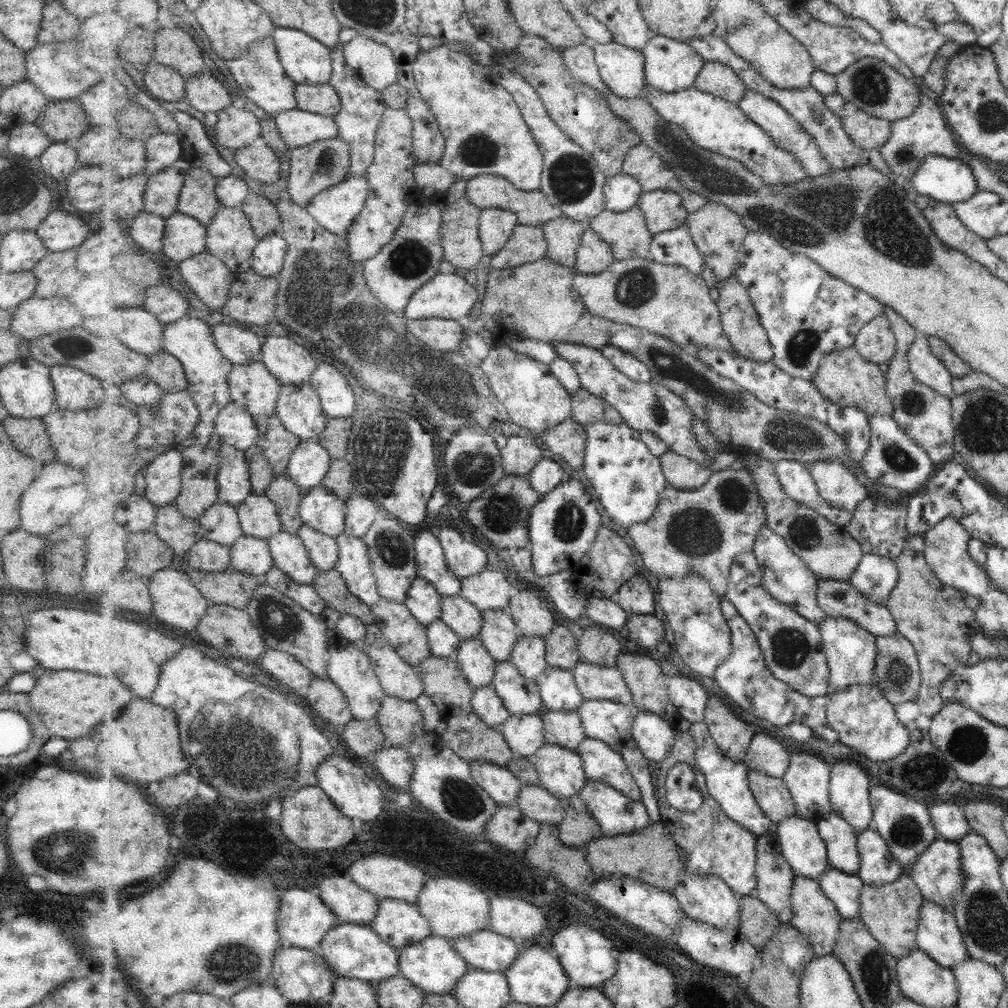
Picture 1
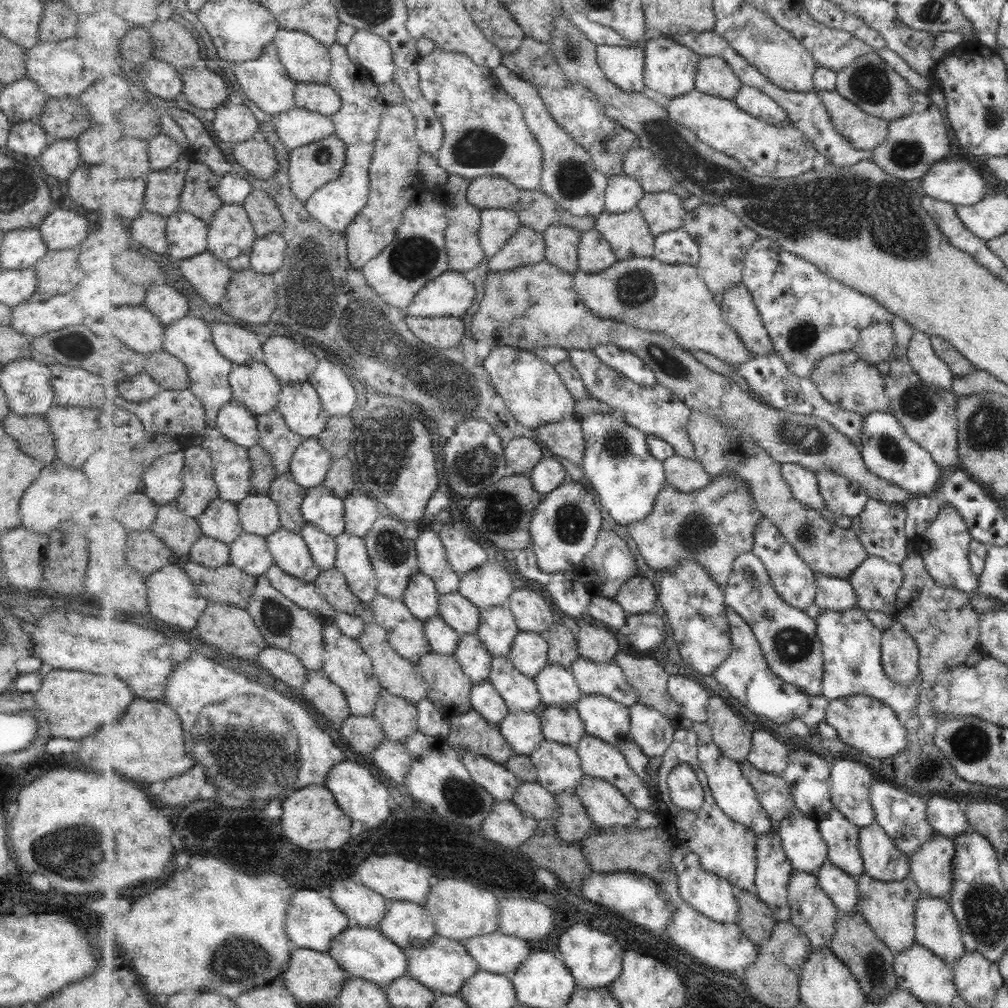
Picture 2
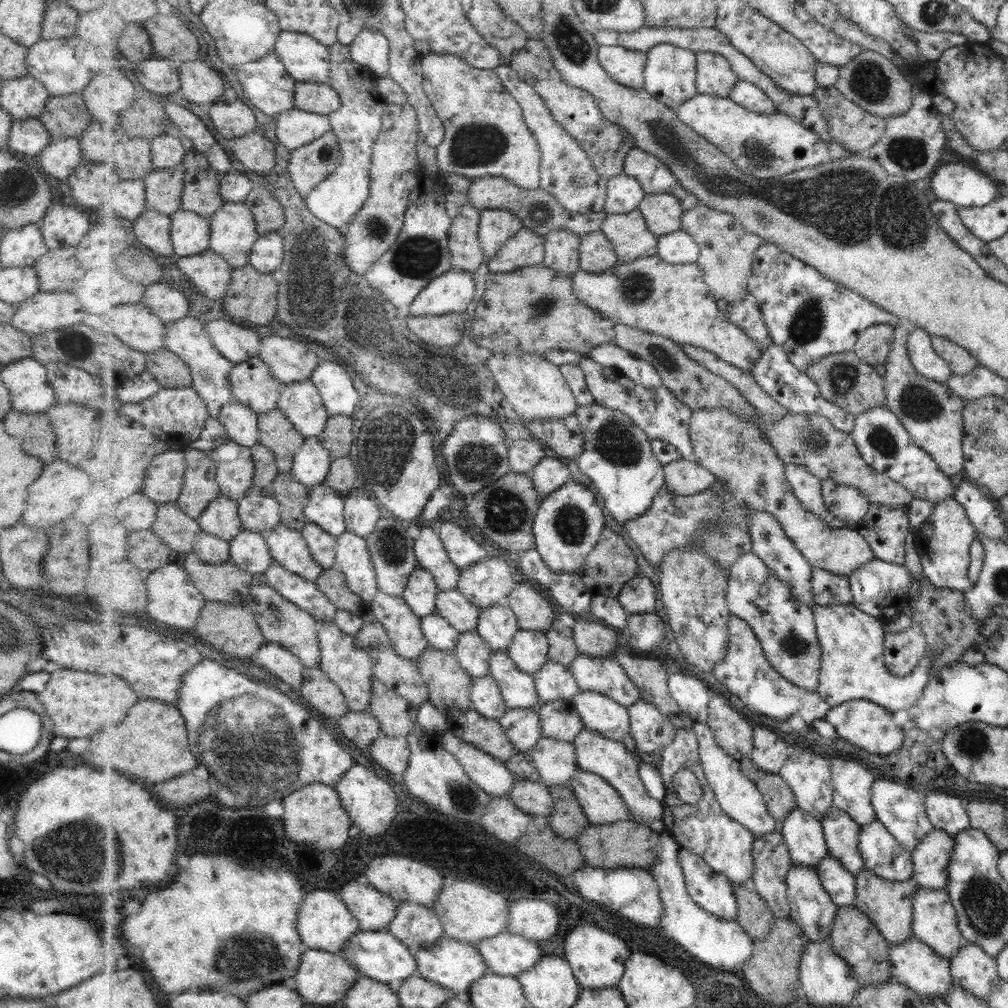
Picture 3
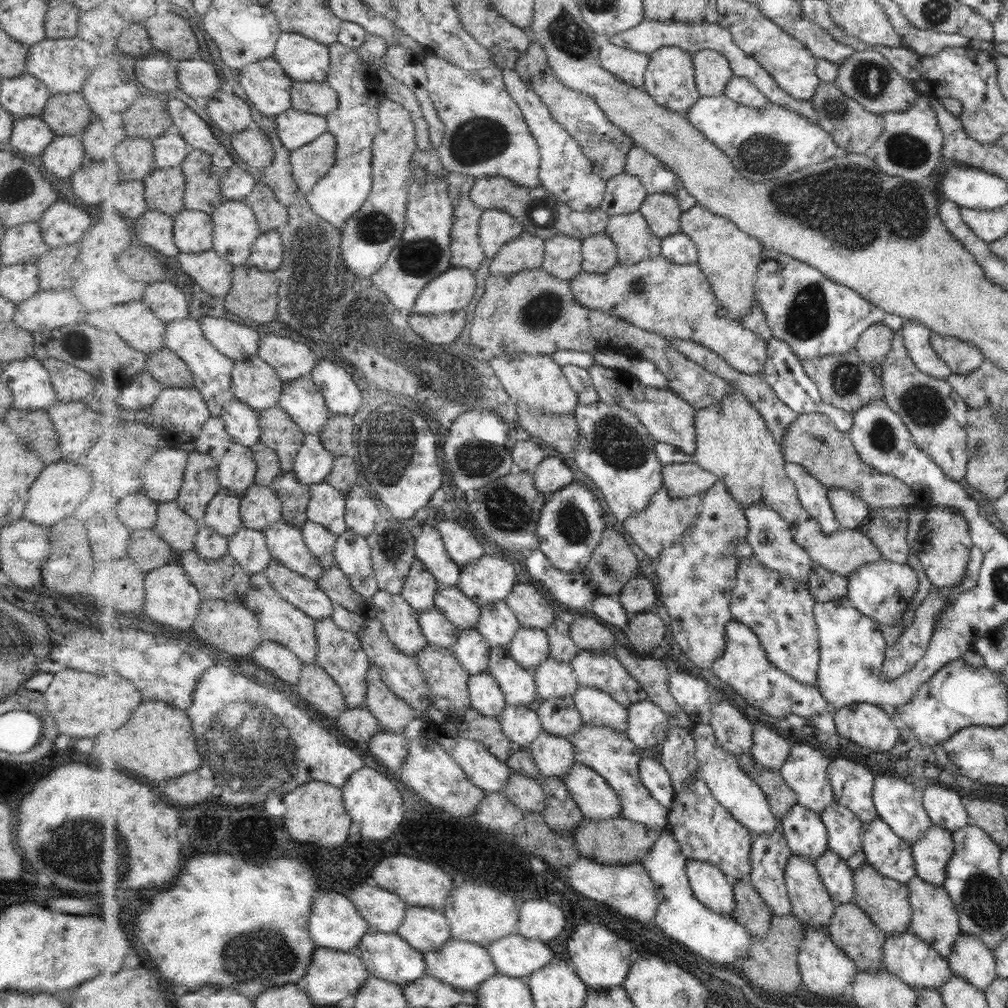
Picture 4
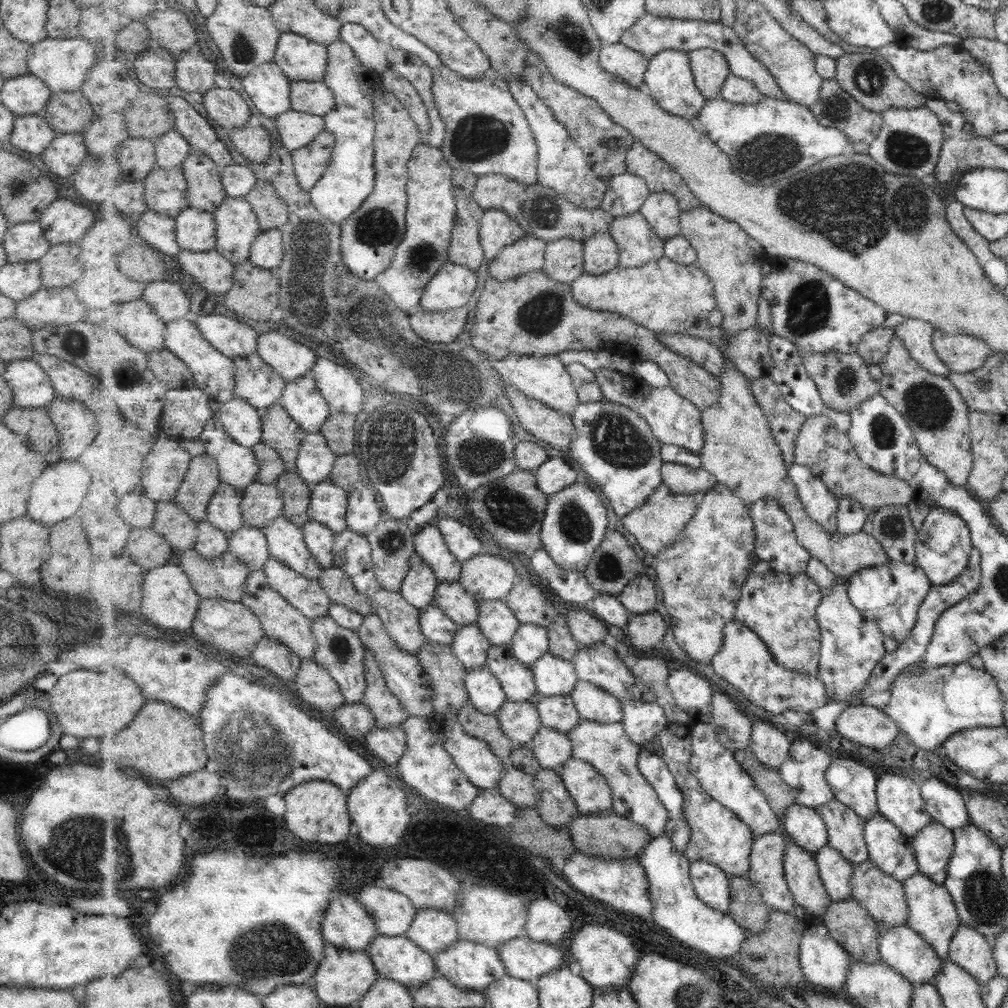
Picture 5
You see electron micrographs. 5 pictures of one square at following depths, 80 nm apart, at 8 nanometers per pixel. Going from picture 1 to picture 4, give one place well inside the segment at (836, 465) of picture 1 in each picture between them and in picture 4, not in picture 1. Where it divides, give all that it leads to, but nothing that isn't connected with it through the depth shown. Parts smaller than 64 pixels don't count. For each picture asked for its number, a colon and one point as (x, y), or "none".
2: (842, 495)
3: (845, 501)
4: (851, 510)

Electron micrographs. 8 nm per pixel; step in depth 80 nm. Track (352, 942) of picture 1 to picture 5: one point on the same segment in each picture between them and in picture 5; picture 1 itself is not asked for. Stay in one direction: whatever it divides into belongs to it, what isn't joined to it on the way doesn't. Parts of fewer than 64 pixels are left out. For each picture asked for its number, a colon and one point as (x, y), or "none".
2: (363, 952)
3: (378, 954)
4: (389, 956)
5: (399, 958)

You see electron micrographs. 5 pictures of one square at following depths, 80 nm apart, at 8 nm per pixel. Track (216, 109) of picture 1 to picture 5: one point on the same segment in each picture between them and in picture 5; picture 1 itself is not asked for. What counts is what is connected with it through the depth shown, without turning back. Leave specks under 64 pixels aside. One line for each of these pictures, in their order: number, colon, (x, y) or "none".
2: (204, 89)
3: (202, 85)
4: (198, 79)
5: (195, 73)

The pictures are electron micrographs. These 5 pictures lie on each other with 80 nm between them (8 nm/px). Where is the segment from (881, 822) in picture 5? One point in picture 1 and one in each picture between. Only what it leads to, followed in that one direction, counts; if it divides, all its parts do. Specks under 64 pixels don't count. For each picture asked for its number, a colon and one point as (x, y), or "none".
1: (879, 867)
2: (882, 860)
3: (883, 854)
4: (887, 852)

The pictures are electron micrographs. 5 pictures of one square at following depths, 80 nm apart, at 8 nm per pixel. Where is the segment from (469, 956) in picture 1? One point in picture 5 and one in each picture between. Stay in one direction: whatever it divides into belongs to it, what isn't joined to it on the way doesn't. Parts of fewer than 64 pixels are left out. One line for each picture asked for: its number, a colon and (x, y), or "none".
2: (498, 953)
3: (508, 954)
4: (515, 955)
5: (524, 957)

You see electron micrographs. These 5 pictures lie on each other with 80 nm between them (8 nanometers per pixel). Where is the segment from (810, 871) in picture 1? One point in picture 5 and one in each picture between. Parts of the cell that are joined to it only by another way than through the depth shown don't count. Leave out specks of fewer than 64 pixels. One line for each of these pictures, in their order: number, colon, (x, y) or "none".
2: (802, 839)
3: (805, 835)
4: (807, 835)
5: (809, 829)

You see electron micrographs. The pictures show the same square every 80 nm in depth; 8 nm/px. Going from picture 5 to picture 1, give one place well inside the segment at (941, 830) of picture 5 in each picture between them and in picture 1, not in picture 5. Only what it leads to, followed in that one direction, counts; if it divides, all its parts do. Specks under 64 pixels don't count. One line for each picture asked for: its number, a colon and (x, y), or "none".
1: (935, 873)
2: (931, 867)
3: (931, 856)
4: (932, 851)

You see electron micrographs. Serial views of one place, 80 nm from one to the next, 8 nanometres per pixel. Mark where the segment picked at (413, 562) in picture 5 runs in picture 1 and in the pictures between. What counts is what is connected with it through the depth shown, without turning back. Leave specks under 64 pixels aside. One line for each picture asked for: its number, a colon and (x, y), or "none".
1: (424, 601)
2: (422, 596)
3: (421, 592)
4: (421, 587)

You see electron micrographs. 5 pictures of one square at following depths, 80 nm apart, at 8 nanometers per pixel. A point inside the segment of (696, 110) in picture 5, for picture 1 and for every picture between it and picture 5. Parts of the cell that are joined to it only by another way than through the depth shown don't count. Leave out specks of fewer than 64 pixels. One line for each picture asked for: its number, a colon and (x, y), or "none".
1: (671, 65)
2: (671, 69)
3: (671, 71)
4: (671, 76)

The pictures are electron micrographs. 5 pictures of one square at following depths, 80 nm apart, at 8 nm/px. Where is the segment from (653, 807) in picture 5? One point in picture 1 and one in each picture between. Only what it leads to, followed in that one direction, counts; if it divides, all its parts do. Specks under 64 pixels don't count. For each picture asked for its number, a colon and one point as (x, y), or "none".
1: (601, 762)
2: (600, 759)
3: (606, 757)
4: (611, 753)

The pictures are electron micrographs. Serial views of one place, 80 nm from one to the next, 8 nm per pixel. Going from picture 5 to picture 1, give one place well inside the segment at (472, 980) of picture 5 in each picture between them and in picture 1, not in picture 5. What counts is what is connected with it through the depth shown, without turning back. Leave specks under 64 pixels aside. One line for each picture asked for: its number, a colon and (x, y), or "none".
1: (434, 965)
2: (444, 964)
3: (457, 965)
4: (465, 965)

